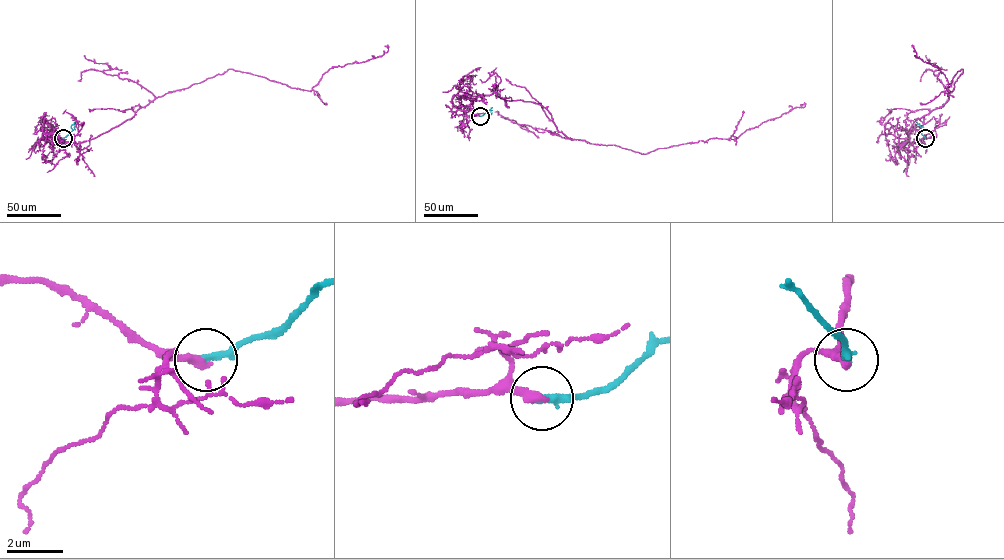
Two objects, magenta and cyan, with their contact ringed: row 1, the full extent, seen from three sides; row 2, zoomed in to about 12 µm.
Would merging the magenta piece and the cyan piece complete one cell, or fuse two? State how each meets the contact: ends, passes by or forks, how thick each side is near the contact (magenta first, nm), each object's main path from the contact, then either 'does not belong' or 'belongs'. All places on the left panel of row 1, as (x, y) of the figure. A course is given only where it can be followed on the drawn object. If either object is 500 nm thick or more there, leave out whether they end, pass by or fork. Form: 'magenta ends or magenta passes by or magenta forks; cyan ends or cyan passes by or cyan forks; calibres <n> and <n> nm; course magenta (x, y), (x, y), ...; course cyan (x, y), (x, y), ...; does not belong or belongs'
magenta ends; cyan ends; calibres 360 and 280 nm; course magenta (63, 138), (48, 140), (79, 148), (158, 97), (228, 69), (310, 91), (330, 68), (381, 56), (385, 46); course cyan (63, 138), (72, 130), (75, 122); belongs

